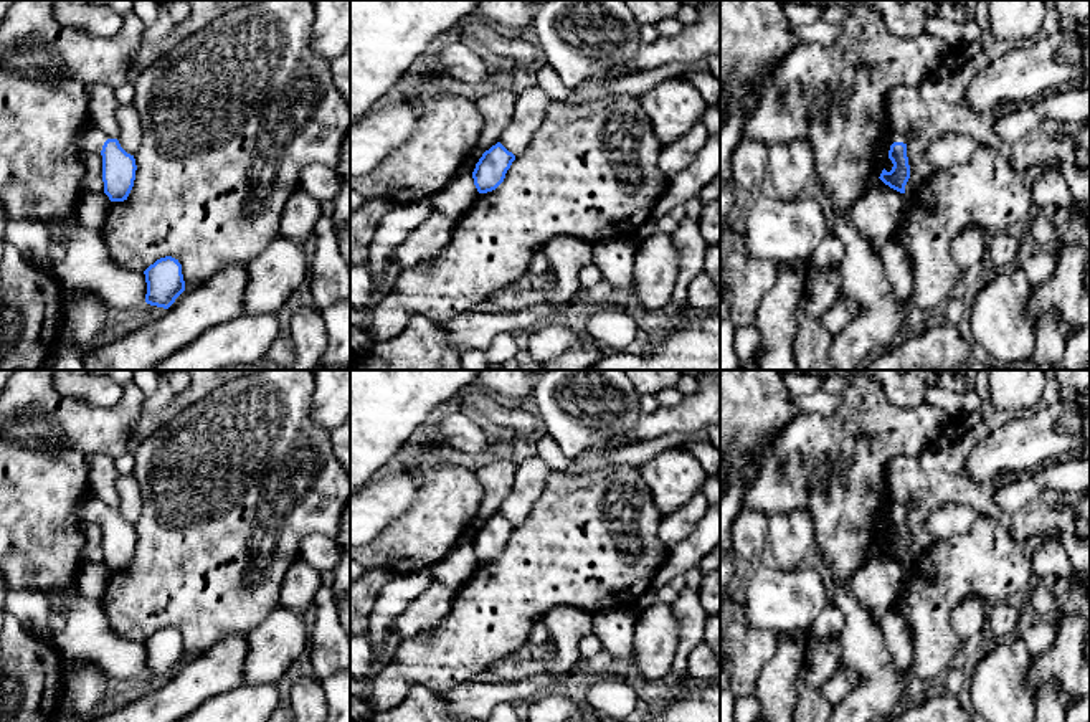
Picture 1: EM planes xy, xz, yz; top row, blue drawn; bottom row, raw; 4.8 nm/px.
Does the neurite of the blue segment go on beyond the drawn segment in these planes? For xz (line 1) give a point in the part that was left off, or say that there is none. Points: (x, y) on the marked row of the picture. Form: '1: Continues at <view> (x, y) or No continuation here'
1: No continuation here

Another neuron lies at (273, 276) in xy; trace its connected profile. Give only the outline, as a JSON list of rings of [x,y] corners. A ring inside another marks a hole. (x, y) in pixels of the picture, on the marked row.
[[[279,235],[248,264],[244,314],[277,314],[309,273],[304,245]]]

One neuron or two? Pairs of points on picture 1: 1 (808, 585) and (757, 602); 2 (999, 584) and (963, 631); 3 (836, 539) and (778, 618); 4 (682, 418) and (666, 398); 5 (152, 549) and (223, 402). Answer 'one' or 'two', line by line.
1: one
2: two
3: two
4: two
5: one

